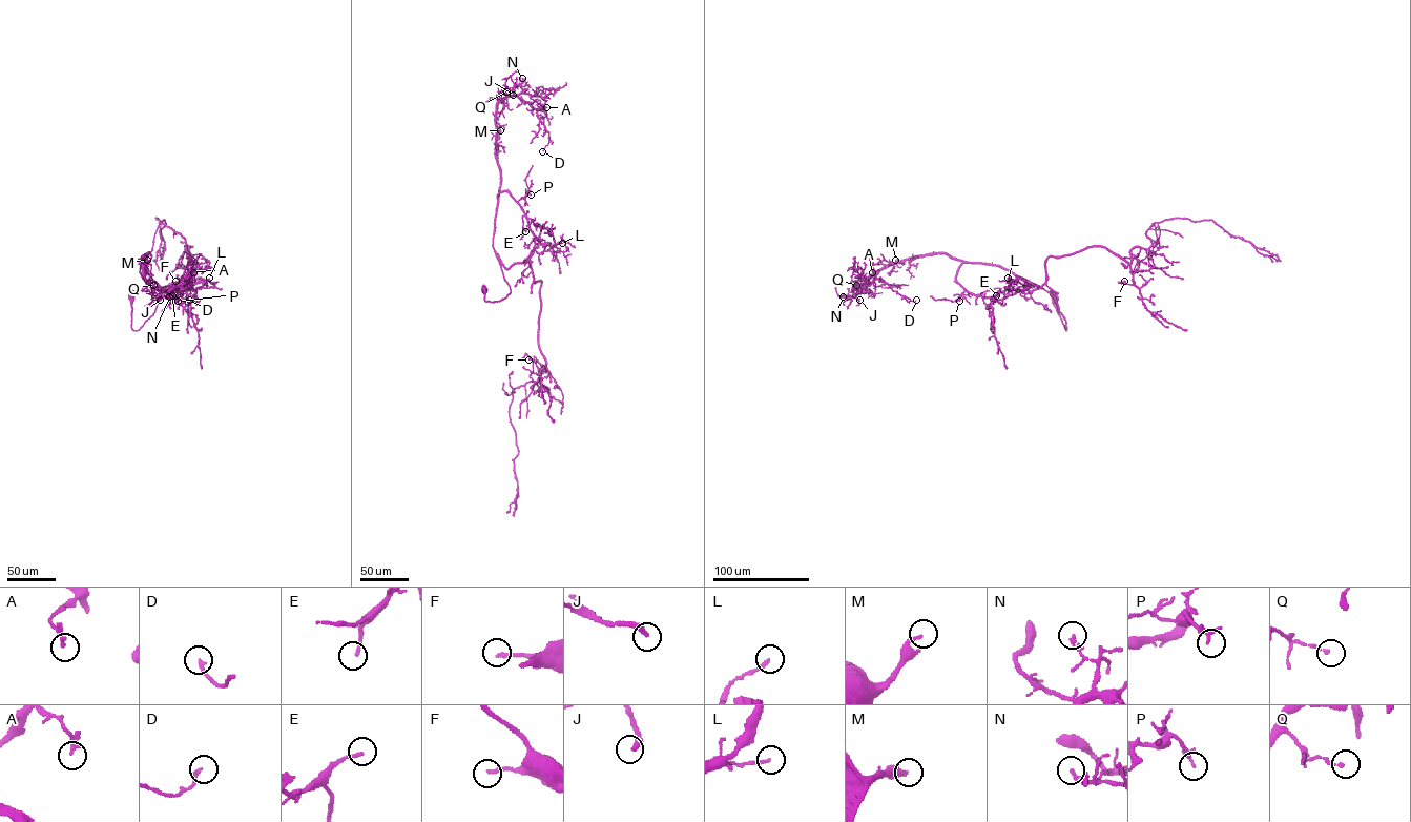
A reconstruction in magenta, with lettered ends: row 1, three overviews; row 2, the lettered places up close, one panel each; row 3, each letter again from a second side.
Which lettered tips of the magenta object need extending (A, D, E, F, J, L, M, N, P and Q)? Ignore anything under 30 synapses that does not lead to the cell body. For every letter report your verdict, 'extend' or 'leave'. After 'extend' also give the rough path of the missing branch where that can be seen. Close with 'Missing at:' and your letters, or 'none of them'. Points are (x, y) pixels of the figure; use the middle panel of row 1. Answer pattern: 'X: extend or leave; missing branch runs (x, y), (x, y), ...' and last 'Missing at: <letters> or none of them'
A: leave
D: leave
E: leave
F: leave
J: leave
L: leave
M: extend; missing branch runs (500, 130), (513, 138), (522, 132)
N: leave
P: leave
Q: leave
Missing at: M

